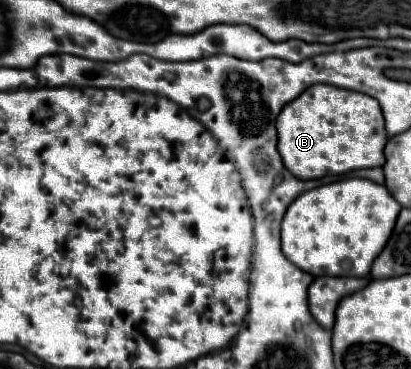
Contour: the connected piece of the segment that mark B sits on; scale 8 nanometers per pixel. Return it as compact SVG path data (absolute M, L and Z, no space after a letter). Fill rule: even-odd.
M327 84L311 86L281 110L277 134L283 164L299 180L341 176L359 168L379 168L385 164L383 148L387 134L381 108L375 98L361 92Z

